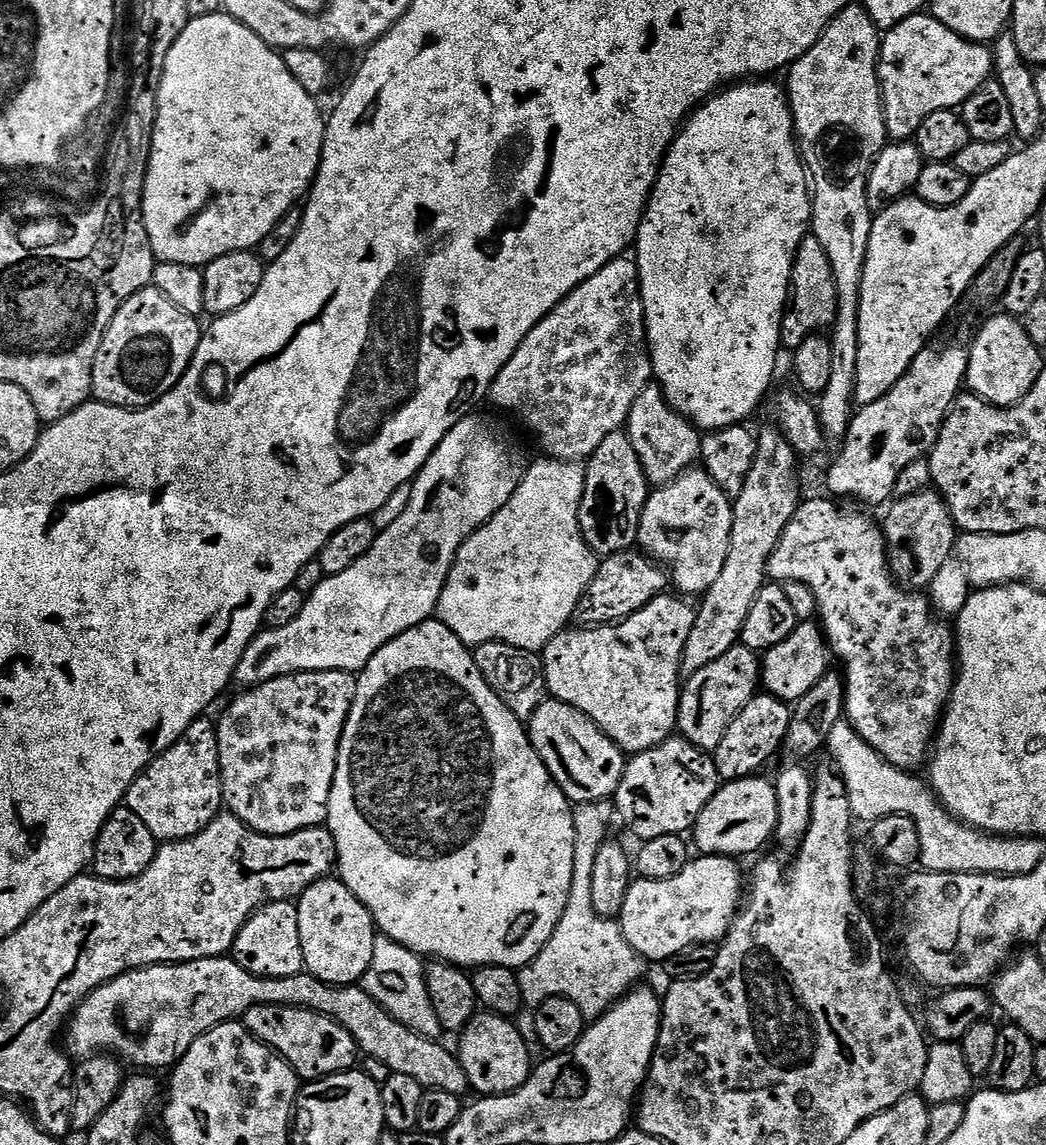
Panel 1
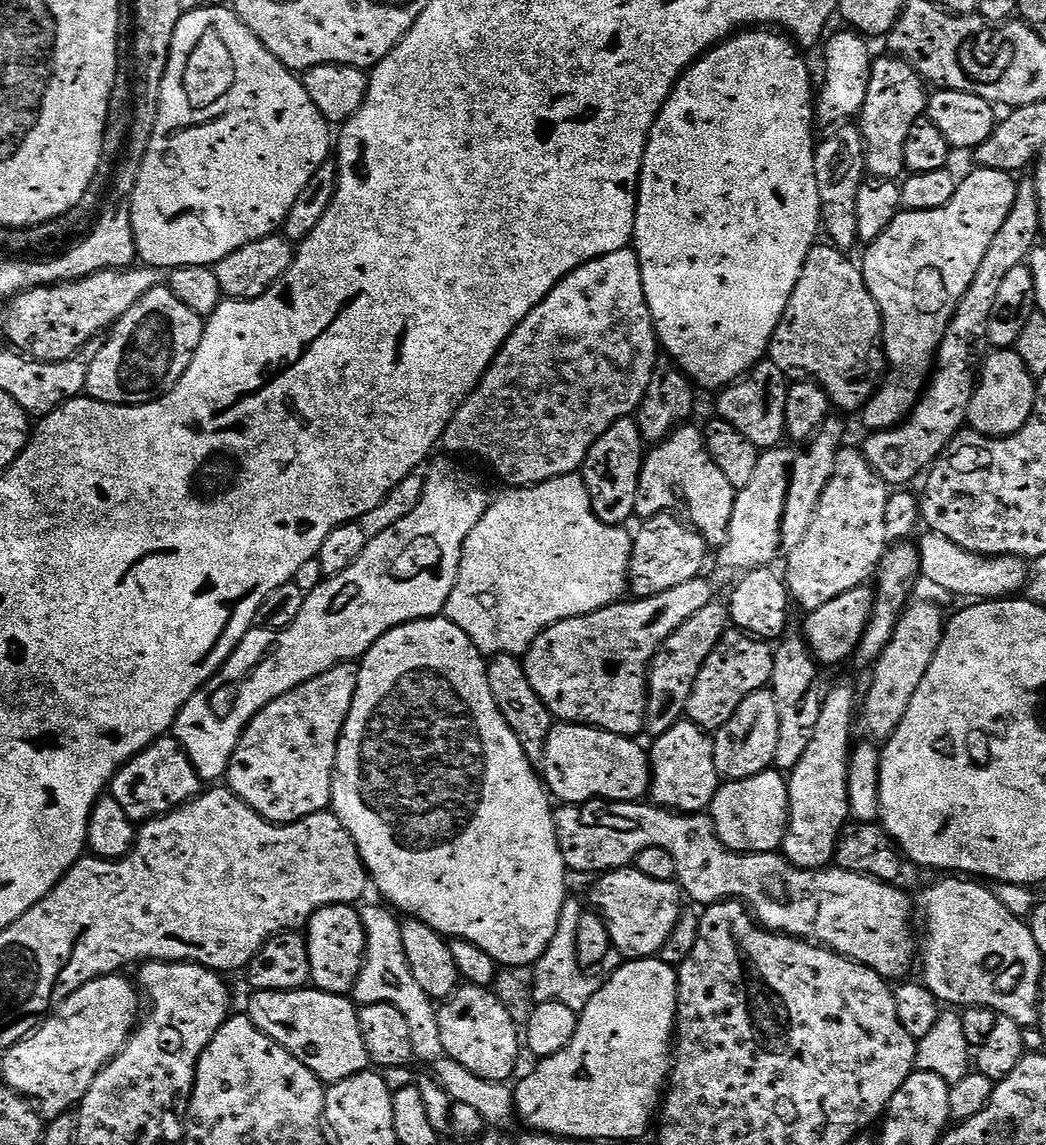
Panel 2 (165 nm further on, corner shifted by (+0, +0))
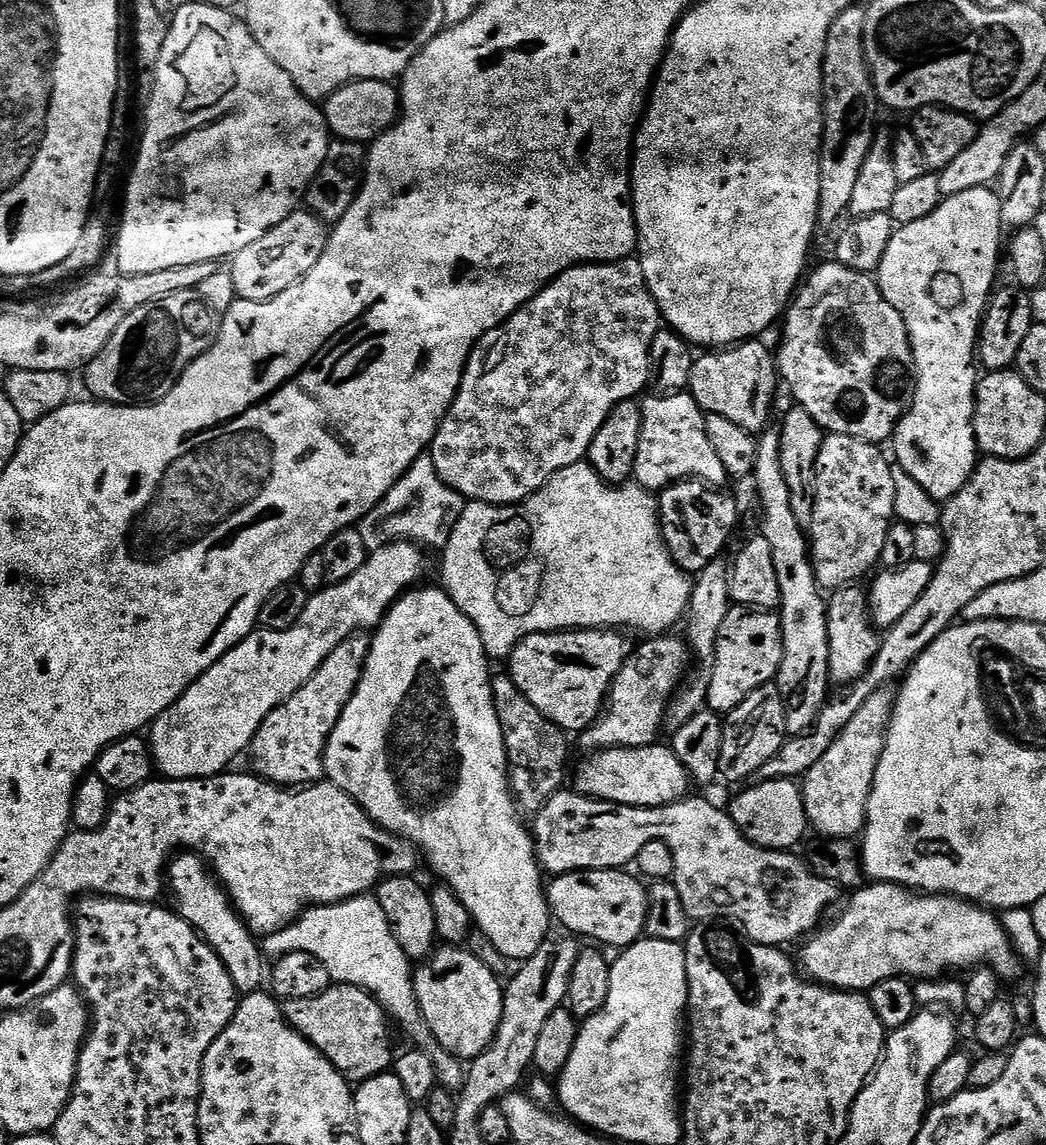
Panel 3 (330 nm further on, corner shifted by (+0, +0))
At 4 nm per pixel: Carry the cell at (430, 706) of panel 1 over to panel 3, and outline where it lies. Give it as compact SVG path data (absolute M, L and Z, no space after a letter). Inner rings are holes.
M417 587L409 590L388 609L383 620L375 629L370 640L368 661L364 664L364 673L358 682L356 692L350 698L338 726L330 734L328 745L324 751L324 774L334 785L338 786L371 818L381 830L395 834L399 839L407 842L411 847L419 850L428 859L428 864L441 876L443 883L454 892L466 906L473 925L490 938L490 942L498 948L509 961L523 962L529 960L537 952L544 941L549 939L548 897L546 895L546 880L536 859L536 841L533 833L524 829L519 820L517 805L514 803L508 786L508 755L504 749L504 735L502 726L498 722L498 714L492 697L493 677L488 676L490 661L486 650L482 646L482 638L478 634L476 624L458 610L458 606L444 591L443 587Z

